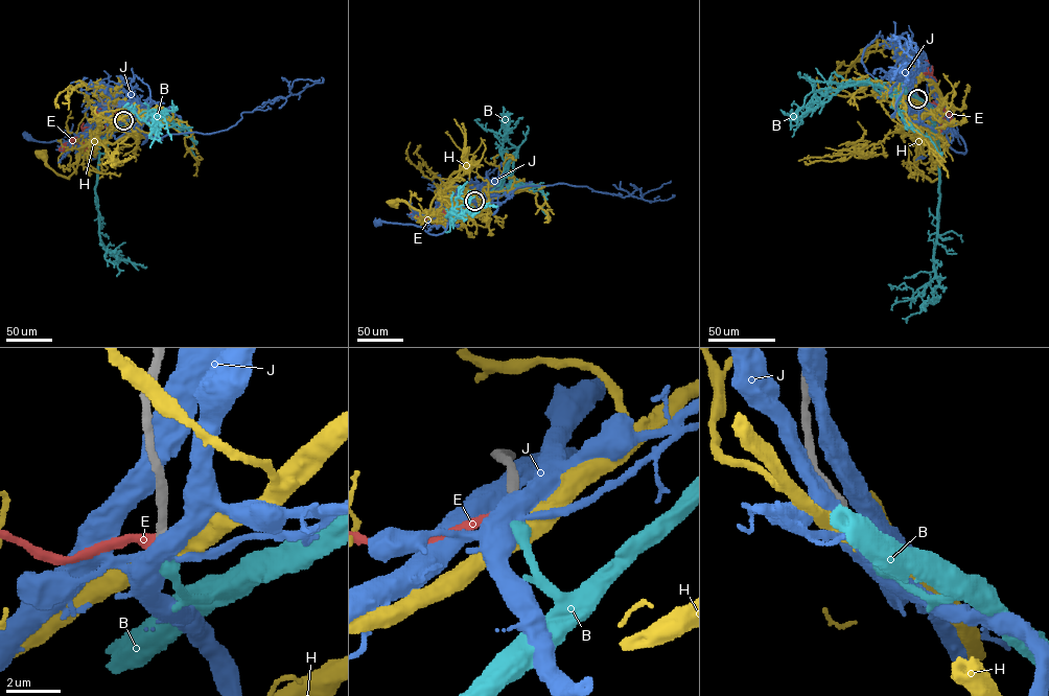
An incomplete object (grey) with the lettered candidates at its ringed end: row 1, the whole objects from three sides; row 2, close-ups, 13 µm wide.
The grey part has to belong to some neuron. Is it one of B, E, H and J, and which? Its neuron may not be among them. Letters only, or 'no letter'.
B

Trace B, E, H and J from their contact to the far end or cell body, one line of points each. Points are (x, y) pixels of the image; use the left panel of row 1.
B: (123, 121), (97, 146), (95, 191), (100, 240), (118, 259), (146, 267)
E: (123, 120), (113, 121), (87, 136), (97, 114), (106, 107), (96, 111), (99, 113)
H: (123, 120), (79, 148), (76, 167), (69, 178), (53, 170), (41, 155)
J: (123, 120), (102, 133), (94, 159), (85, 158), (71, 144), (27, 138)

